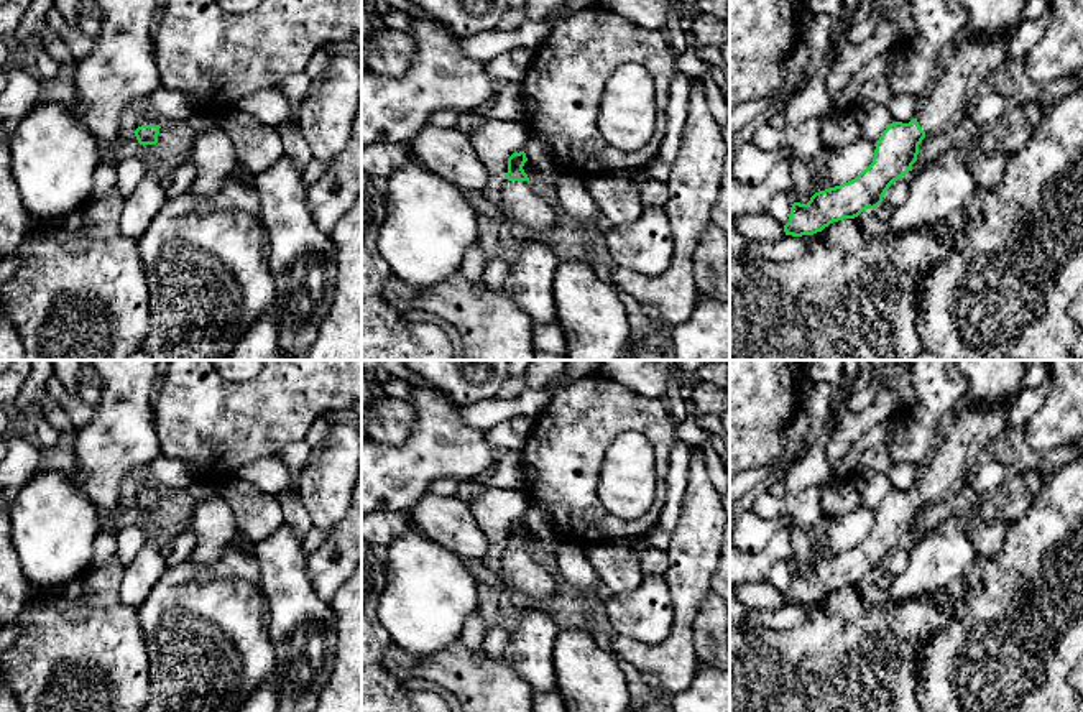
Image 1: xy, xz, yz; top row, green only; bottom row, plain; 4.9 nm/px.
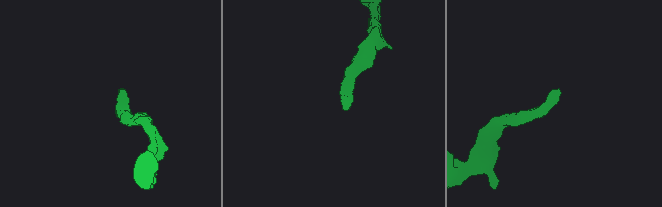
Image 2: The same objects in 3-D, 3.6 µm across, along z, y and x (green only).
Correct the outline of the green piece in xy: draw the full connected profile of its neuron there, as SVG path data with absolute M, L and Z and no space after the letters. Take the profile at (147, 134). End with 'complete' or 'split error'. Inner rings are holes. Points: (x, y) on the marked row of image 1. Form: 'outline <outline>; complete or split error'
outline M146 100L136 104L130 113L130 125L140 145L156 145L161 122L146 107Z; split error

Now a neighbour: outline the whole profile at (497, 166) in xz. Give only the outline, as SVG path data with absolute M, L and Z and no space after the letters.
M488 118L470 135L470 143L493 181L498 183L508 173L508 158L526 150L528 130L524 122Z

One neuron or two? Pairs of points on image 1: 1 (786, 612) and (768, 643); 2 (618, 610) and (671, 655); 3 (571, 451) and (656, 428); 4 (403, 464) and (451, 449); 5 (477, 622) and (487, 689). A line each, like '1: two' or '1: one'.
1: two
2: two
3: one
4: one
5: two

